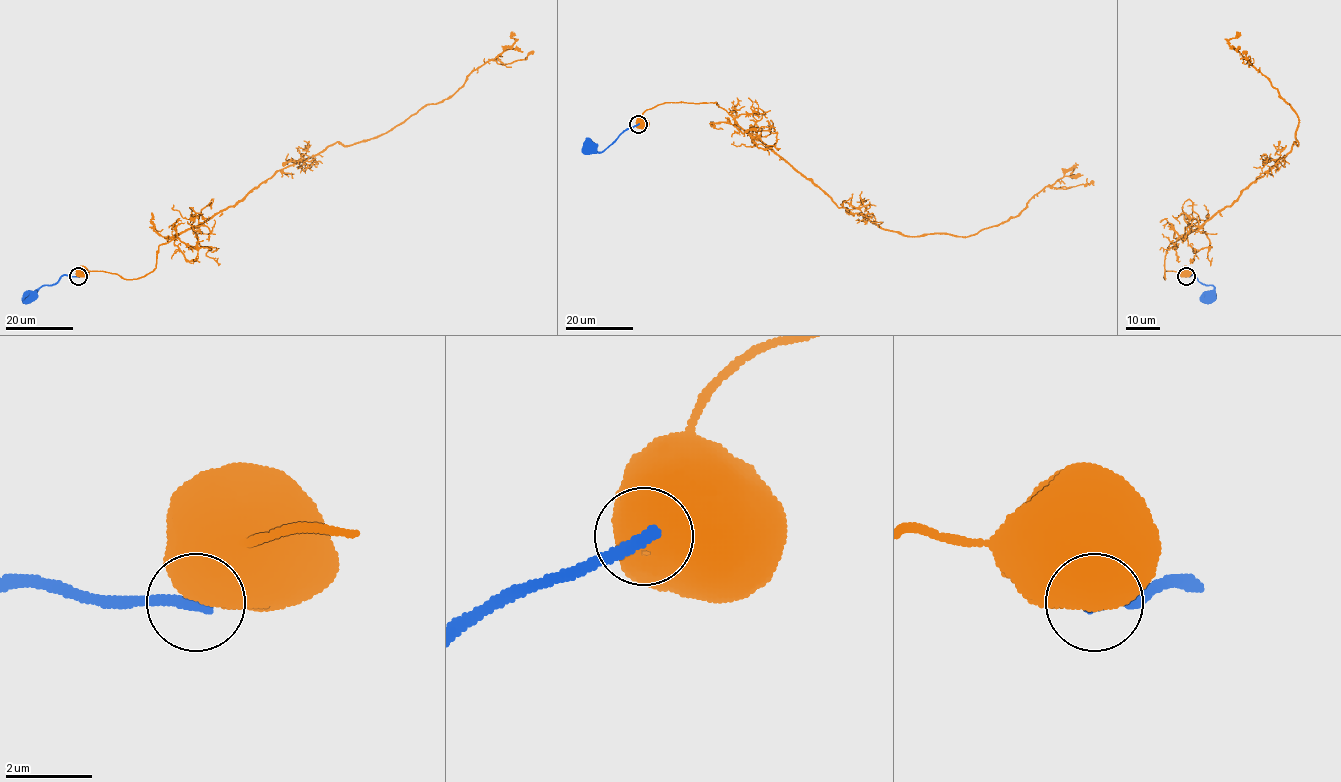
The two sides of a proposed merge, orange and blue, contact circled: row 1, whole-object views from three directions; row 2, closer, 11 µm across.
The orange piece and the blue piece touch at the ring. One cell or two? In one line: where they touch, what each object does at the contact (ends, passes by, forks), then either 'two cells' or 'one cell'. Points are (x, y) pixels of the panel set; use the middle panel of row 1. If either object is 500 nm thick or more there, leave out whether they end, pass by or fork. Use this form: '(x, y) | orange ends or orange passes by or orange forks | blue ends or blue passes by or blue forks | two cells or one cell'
(638, 124) | two cells

